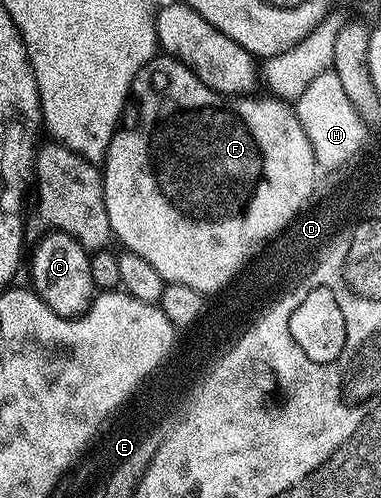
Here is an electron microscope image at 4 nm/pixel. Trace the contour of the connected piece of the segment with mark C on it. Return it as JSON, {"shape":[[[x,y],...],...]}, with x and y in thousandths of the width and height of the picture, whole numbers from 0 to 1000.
{"shape":[[[160,464],[118,468],[110,474],[87,504],[84,582],[97,586],[147,633],[160,633],[168,641],[197,641],[223,629],[249,598],[234,530],[236,506]]]}

